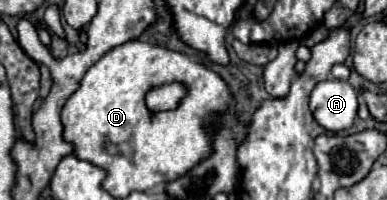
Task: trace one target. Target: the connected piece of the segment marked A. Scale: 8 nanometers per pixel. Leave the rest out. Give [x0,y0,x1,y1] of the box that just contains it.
[309,78,357,132]

